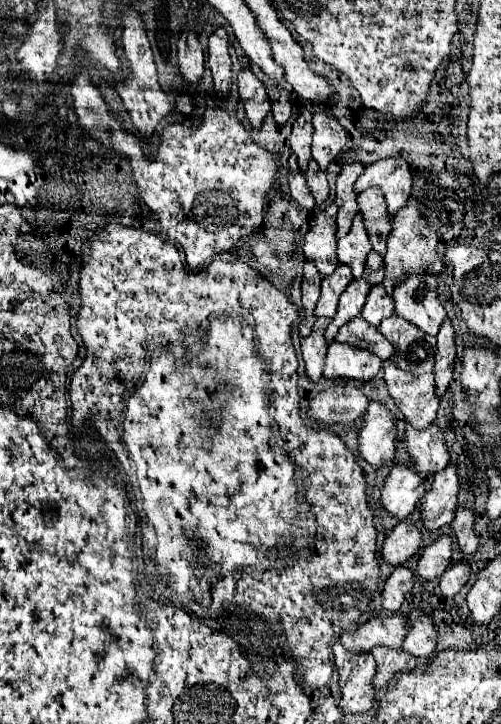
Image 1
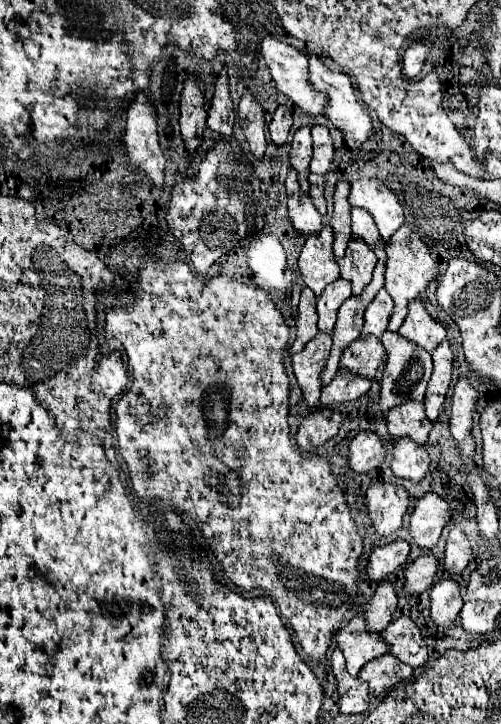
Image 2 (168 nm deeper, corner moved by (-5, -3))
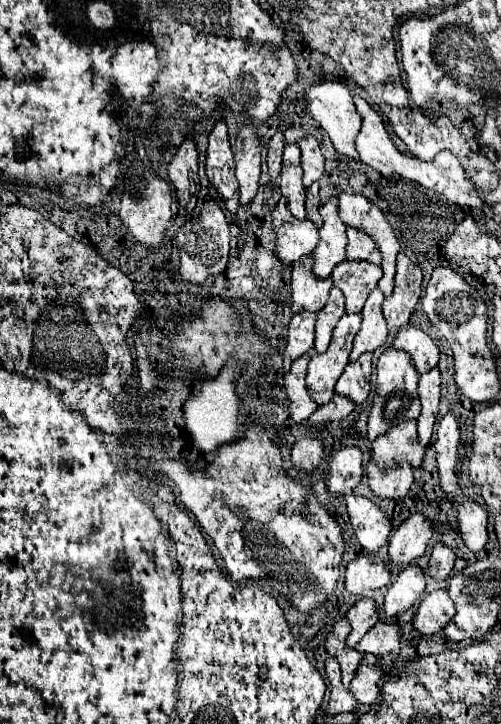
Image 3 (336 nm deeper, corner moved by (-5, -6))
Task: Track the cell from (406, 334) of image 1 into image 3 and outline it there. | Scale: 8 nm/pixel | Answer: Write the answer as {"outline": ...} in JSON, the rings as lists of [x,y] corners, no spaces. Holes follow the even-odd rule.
{"outline":[[[393,347],[385,349],[377,361],[377,383],[375,383],[375,397],[367,419],[367,437],[375,441],[379,435],[387,433],[391,427],[417,419],[419,415],[419,397],[417,397],[417,379],[419,373],[411,367],[411,359],[407,359],[405,351],[395,351]]]}

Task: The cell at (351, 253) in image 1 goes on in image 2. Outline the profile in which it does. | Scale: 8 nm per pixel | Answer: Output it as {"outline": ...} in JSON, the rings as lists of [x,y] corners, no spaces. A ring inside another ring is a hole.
{"outline":[[[353,238],[347,246],[345,256],[339,258],[337,264],[341,268],[341,276],[353,284],[353,294],[359,294],[371,282],[371,274],[377,264],[377,256],[375,252],[371,252],[365,240]]]}

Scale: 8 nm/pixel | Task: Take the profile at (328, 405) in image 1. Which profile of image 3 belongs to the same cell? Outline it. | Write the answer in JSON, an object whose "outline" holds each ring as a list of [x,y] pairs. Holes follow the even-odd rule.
{"outline":[[[301,437],[291,449],[291,463],[297,471],[313,473],[323,457],[323,445],[319,439]]]}

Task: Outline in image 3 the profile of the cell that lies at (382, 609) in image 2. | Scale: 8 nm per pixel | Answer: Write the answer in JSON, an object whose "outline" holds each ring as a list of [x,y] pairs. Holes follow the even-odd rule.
{"outline":[[[361,599],[357,601],[345,615],[351,623],[351,633],[347,637],[347,645],[355,647],[361,637],[379,621],[377,609],[375,609],[375,601],[373,599]]]}

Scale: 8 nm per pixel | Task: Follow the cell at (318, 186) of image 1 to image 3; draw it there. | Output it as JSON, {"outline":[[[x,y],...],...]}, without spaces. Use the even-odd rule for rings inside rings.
{"outline":[[[307,195],[305,209],[307,209],[307,219],[311,219],[315,223],[315,227],[321,227],[321,215],[317,215],[317,201],[315,201],[315,197]]]}

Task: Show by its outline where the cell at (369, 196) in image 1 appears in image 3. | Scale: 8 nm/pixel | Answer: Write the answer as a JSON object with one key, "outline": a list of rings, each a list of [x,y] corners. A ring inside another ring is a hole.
{"outline":[[[347,227],[347,239],[347,261],[369,261],[373,265],[381,263],[379,249],[371,243],[371,239],[367,239],[367,235]]]}

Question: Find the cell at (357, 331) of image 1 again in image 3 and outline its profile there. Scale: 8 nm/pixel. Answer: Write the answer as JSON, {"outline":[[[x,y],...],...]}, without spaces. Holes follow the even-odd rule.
{"outline":[[[361,355],[355,363],[349,363],[339,377],[335,385],[335,393],[347,397],[355,405],[363,403],[369,395],[369,381],[371,381],[371,357],[373,355]]]}

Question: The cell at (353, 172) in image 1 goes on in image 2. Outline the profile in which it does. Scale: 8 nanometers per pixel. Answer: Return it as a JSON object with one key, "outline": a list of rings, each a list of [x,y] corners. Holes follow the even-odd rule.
{"outline":[[[341,180],[337,182],[337,190],[335,190],[335,210],[331,216],[331,226],[333,226],[333,236],[335,236],[335,244],[333,244],[333,254],[335,258],[341,258],[345,254],[347,242],[351,240],[351,204],[347,200],[351,192],[351,184]]]}

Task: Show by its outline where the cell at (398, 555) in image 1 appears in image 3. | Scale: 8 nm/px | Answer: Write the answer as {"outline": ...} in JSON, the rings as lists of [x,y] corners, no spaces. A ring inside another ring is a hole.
{"outline":[[[359,555],[355,561],[347,563],[345,569],[345,589],[353,595],[381,589],[389,583],[389,579],[389,565],[375,555]]]}

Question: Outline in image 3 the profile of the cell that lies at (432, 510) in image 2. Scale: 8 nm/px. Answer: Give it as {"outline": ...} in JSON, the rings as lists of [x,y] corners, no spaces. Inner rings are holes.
{"outline":[[[415,513],[407,521],[403,521],[393,537],[389,539],[389,561],[397,565],[407,565],[419,559],[425,553],[429,539],[433,537],[433,525],[425,515]]]}

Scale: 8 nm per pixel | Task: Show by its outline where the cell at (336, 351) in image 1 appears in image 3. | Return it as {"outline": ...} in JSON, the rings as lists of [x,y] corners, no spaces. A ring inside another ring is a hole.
{"outline":[[[335,395],[331,399],[331,403],[317,407],[317,411],[309,417],[309,425],[317,425],[317,423],[329,423],[329,421],[343,421],[351,411],[353,411],[353,403],[347,403],[347,399],[339,399],[339,395]]]}

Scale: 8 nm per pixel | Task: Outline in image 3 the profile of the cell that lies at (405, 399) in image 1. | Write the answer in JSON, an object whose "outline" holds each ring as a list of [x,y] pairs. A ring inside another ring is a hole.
{"outline":[[[415,419],[393,427],[387,435],[381,435],[371,445],[371,461],[381,469],[391,469],[403,463],[419,467],[425,457],[425,449],[417,441]]]}

